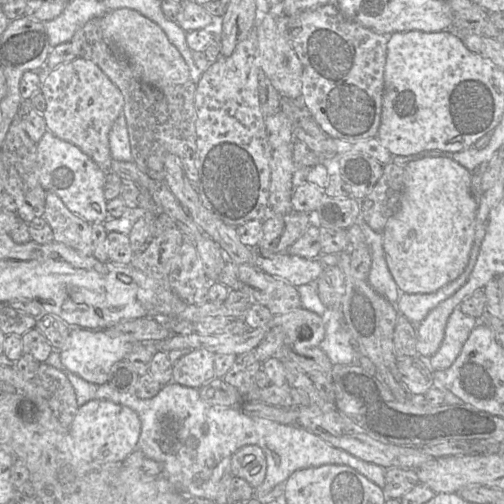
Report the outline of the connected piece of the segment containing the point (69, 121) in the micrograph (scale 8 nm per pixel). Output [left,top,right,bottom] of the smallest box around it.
[40,57,124,172]

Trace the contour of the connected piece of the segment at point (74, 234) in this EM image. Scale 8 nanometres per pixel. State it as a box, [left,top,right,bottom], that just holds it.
[43,191,93,255]

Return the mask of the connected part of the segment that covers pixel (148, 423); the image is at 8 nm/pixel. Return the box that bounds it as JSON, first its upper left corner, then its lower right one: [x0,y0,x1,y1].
[45,349,386,501]

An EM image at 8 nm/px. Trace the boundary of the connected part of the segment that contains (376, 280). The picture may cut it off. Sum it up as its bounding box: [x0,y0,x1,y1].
[356,218,401,304]

